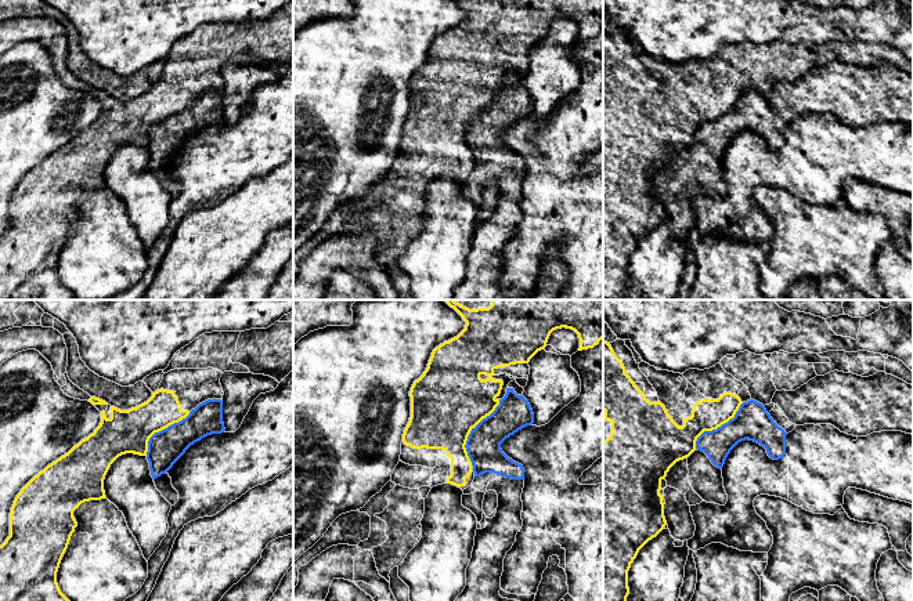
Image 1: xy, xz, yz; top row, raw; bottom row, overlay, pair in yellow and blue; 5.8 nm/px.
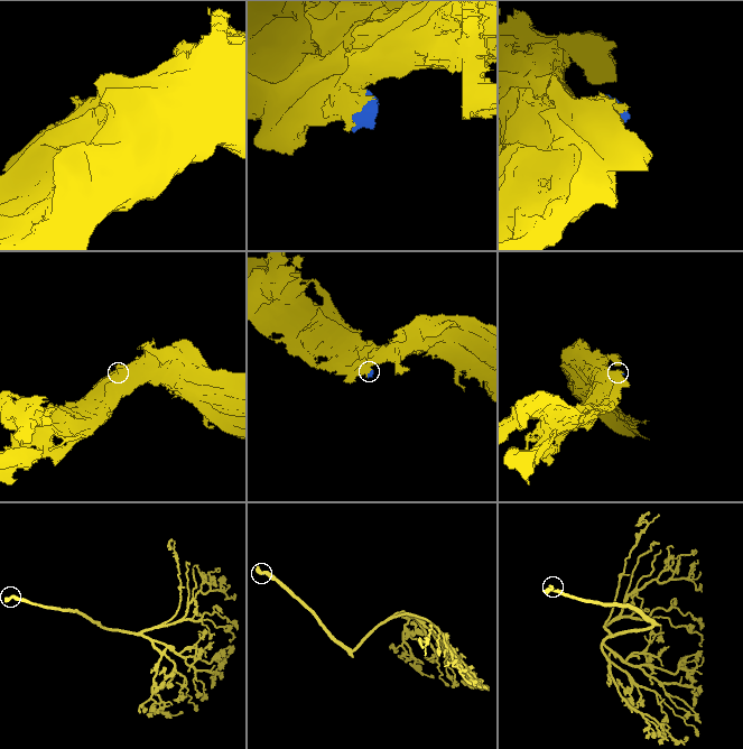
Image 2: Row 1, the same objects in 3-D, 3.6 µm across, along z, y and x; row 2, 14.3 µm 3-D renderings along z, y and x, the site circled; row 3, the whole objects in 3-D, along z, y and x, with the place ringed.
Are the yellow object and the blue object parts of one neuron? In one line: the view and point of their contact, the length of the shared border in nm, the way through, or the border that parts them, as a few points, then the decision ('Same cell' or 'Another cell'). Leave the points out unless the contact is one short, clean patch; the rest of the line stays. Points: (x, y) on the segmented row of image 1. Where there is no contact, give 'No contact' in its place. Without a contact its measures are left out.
Touches yellow at xz (471, 430). Shared border 420 nm. Another cell

